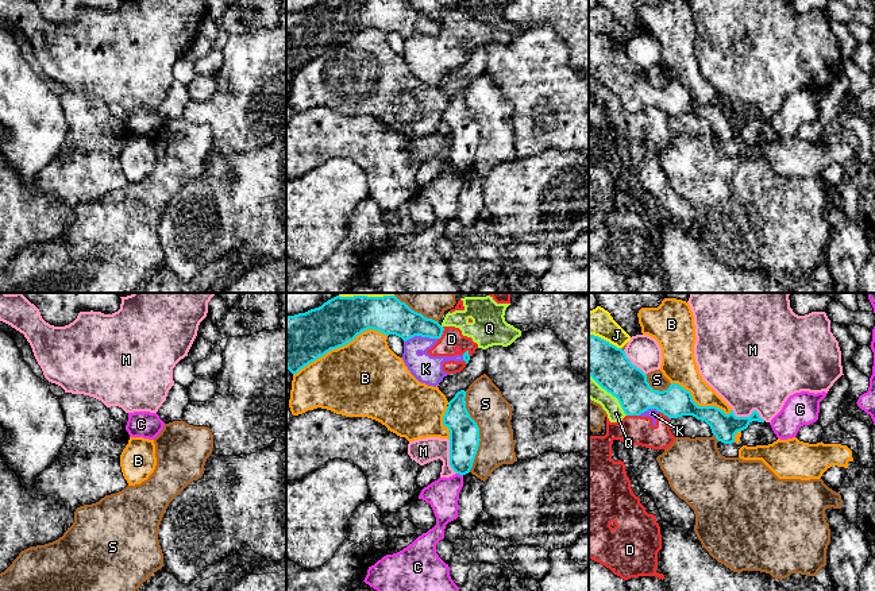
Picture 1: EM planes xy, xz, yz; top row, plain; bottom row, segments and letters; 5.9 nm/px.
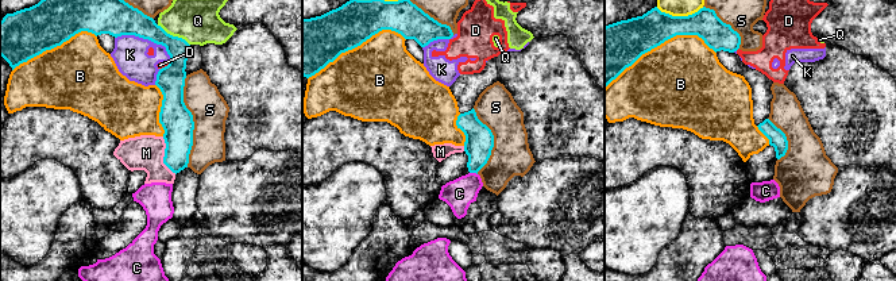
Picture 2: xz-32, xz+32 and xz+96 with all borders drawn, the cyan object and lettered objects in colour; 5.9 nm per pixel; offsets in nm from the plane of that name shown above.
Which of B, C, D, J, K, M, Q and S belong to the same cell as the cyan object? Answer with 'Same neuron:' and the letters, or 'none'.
Same neuron: none

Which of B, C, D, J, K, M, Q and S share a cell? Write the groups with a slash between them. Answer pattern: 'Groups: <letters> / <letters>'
Groups: B / C / D / J / K Q / M / S

